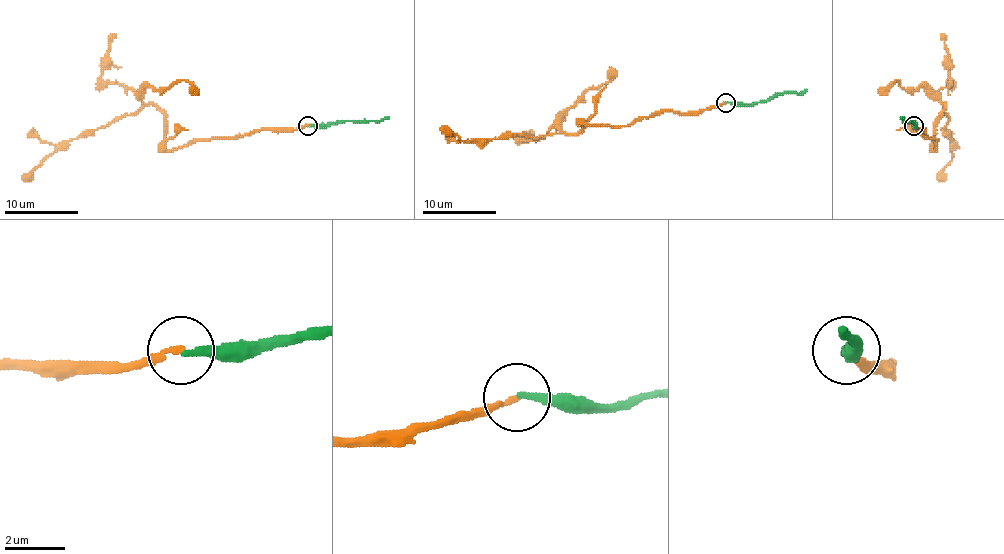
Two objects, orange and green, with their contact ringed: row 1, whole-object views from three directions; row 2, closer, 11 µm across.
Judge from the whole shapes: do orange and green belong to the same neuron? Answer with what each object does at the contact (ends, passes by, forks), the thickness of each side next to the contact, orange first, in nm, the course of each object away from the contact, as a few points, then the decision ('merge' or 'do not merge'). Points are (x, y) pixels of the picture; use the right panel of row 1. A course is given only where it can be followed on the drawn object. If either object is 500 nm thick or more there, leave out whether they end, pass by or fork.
orange ends | green ends | 200/240 nm | orange via (913, 126), (937, 141), (935, 150), (933, 122), (944, 104), (952, 159), (939, 179) | green via (913, 126), (915, 124), (900, 117) | do not merge

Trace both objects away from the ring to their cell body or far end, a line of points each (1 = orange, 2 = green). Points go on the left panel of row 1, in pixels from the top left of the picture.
1: (307, 126), (189, 141), (167, 150), (165, 117), (154, 104), (143, 104), (134, 113), (62, 142), (22, 179)
2: (307, 126), (383, 120), (388, 117)

